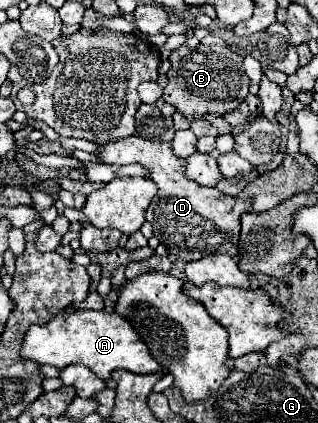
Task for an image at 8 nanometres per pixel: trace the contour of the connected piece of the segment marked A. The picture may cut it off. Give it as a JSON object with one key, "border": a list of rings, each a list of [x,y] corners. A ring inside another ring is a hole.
{"border":[[[88,309],[64,311],[44,325],[32,325],[24,335],[20,357],[22,361],[52,365],[56,369],[64,369],[68,365],[84,365],[104,381],[110,379],[114,369],[126,369],[132,373],[160,371],[160,365],[126,319],[114,313],[110,315],[104,311]]]}

